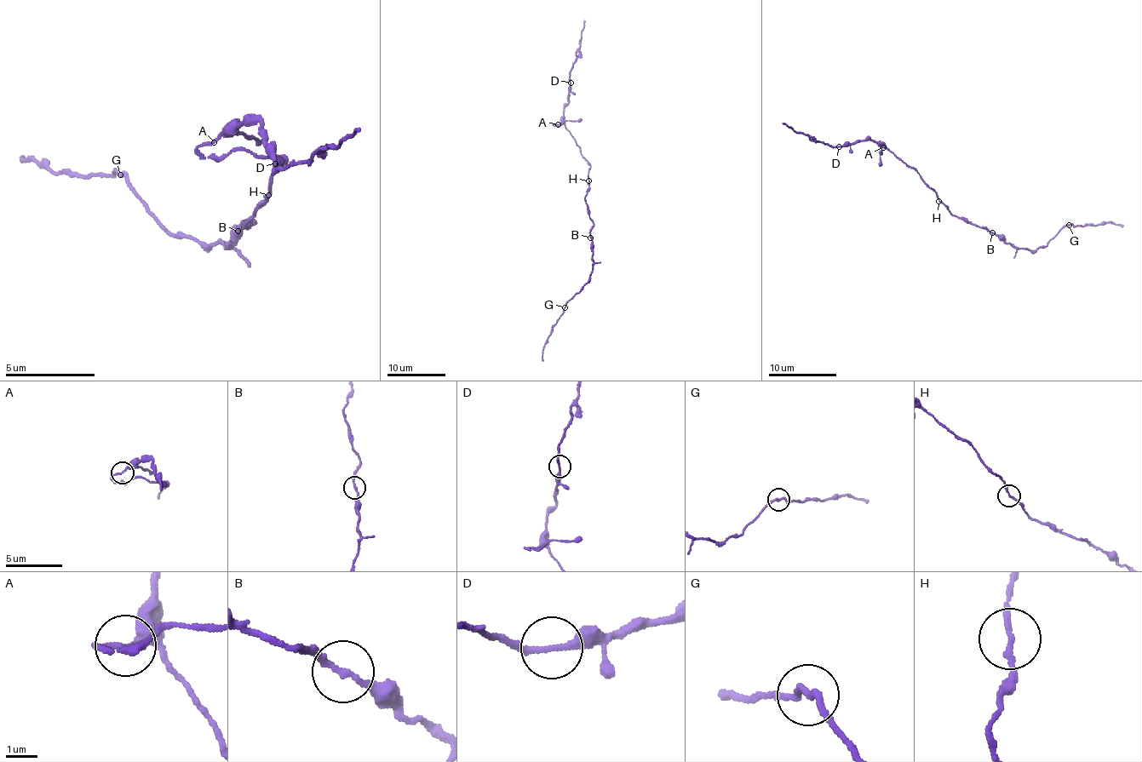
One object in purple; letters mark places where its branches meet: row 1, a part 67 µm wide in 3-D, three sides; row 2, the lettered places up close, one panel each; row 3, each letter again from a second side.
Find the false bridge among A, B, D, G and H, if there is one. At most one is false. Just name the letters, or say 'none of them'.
none of them

